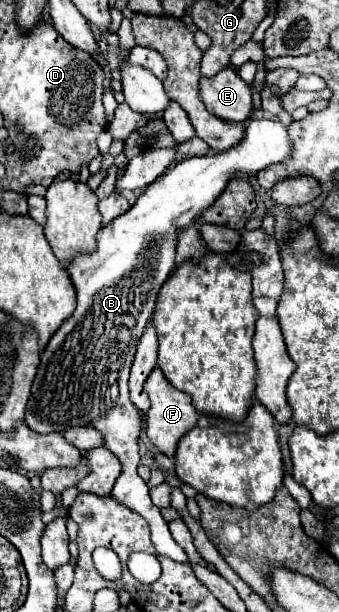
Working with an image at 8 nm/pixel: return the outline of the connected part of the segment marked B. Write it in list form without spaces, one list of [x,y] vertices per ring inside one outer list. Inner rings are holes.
[[[251,119],[245,125],[241,143],[217,155],[189,157],[173,165],[139,195],[125,215],[101,227],[97,253],[79,255],[67,265],[77,291],[77,309],[41,353],[41,365],[33,381],[25,423],[37,433],[65,431],[73,425],[95,427],[103,435],[105,447],[109,447],[123,467],[111,496],[130,509],[137,509],[149,521],[157,555],[171,557],[173,561],[187,561],[187,555],[173,541],[167,521],[161,517],[159,507],[151,503],[149,489],[137,475],[141,417],[129,401],[129,369],[139,337],[153,315],[157,293],[175,267],[177,233],[215,203],[229,179],[239,173],[257,175],[269,165],[283,163],[291,157],[291,147],[287,127],[281,121]]]

